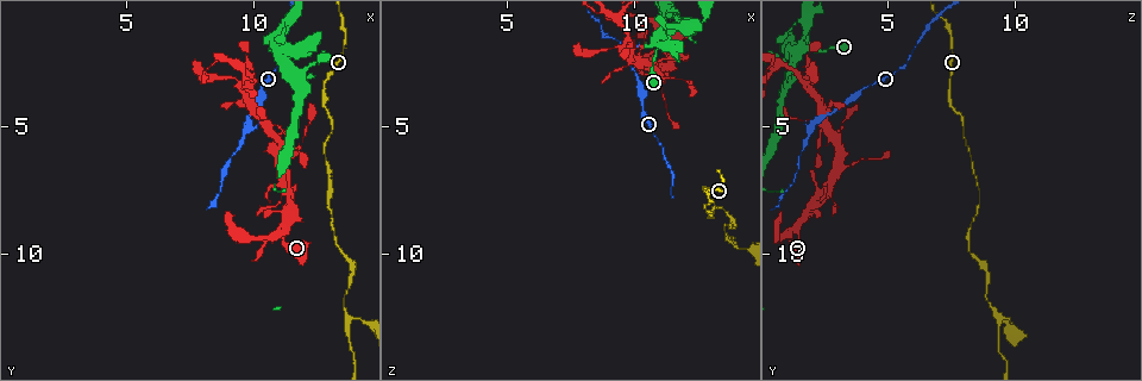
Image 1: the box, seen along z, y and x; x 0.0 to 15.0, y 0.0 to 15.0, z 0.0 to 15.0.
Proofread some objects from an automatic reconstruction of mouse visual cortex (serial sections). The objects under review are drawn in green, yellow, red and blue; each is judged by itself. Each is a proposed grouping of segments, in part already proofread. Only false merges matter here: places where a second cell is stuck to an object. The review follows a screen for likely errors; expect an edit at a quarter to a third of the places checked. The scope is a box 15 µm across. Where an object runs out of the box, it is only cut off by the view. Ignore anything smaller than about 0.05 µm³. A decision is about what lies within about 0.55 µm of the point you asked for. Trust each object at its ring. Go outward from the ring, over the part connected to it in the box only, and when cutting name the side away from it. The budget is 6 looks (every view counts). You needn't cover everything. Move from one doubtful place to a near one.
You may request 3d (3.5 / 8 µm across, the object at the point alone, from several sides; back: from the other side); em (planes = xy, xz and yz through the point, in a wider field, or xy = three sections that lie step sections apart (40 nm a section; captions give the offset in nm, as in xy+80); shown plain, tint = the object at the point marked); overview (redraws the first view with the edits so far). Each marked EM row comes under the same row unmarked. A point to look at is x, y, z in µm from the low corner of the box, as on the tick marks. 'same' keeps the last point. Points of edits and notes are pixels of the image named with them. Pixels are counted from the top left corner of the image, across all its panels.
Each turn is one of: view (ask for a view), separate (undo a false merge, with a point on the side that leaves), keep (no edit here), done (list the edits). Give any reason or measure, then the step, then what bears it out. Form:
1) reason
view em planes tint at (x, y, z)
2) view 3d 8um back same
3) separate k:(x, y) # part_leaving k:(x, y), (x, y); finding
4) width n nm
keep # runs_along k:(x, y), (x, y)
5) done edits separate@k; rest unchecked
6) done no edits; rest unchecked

thin arm on a thick one
view 3d 3.5um at (10.9, 5.9, 3.1)

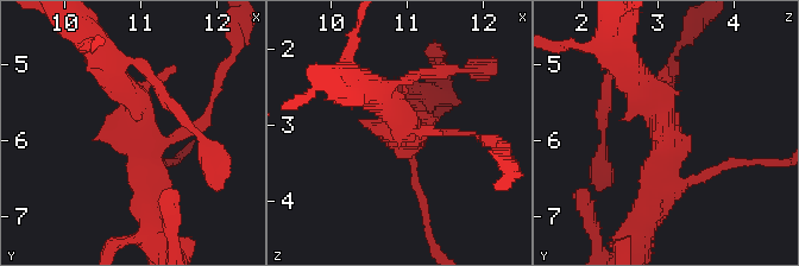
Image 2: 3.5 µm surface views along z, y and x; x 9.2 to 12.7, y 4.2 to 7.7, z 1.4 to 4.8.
view em xy step 1 tint at (11.05, 5.95, 3.10)

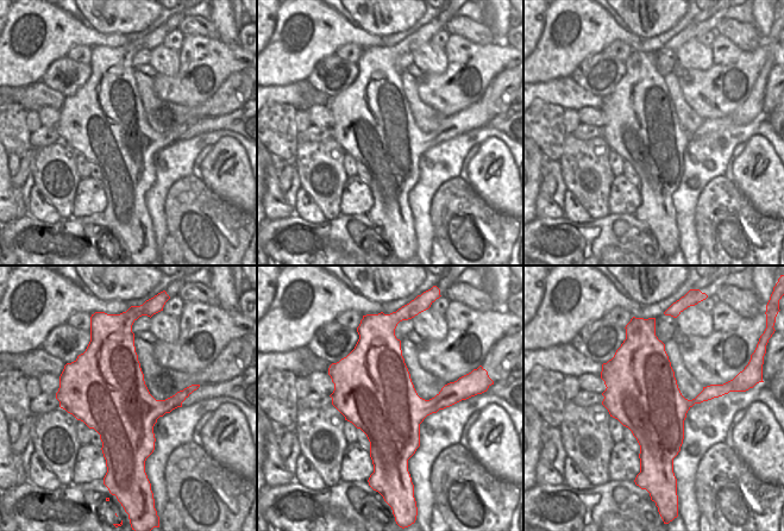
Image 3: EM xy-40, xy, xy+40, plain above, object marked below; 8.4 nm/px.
width 650 nm
keep # runs_along 2:(149, 215), (138, 106), (112, 76); one cell here

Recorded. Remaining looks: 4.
narrows sharply
view em xy step 3 tint at (11.0, 1.8, 1.7)

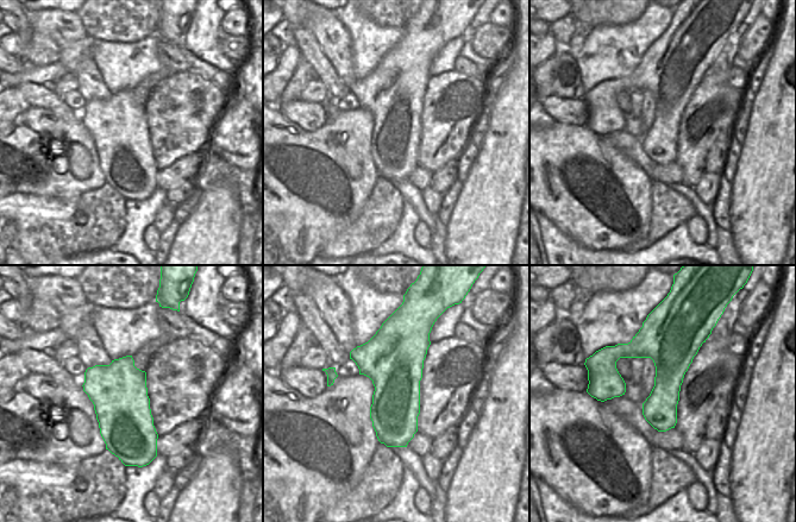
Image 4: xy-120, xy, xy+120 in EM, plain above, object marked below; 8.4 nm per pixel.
view 3d 3.5um same

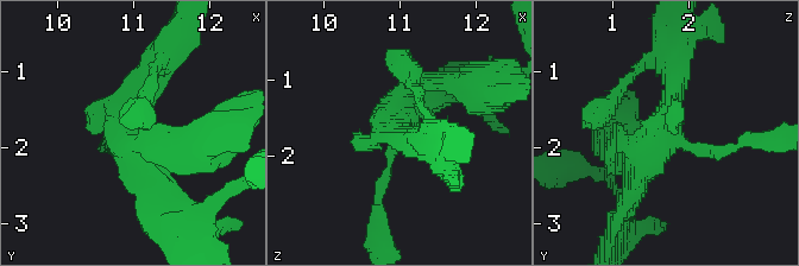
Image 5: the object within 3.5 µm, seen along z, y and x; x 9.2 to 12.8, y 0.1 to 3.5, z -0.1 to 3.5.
keep # runs_along 5:(378, 202), (396, 118), (433, 99); all the same cell

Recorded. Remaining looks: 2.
a narrow waist
view 3d 8um at (13.6, 12.3, 9.3)

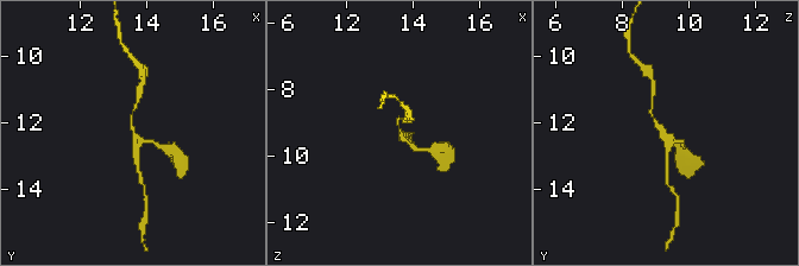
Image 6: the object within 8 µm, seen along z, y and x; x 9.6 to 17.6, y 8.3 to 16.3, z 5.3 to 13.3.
shape alone is not enough
view em xy step 1 tint at (13.7, 12.4, 9.4)

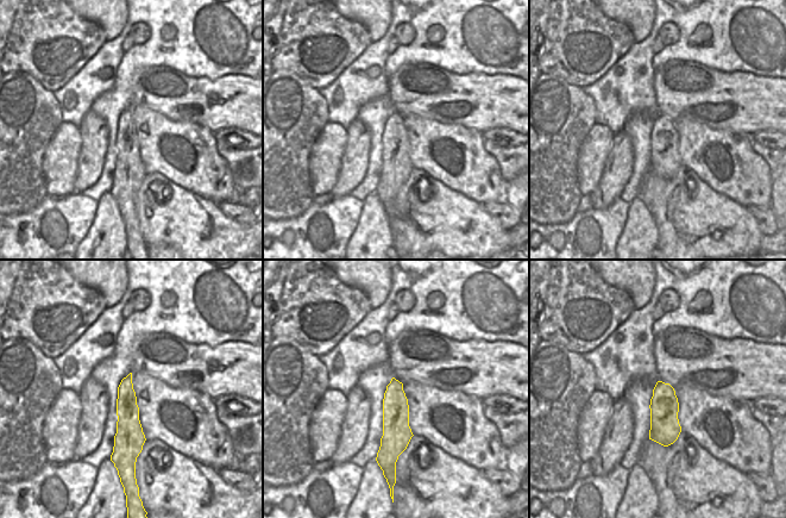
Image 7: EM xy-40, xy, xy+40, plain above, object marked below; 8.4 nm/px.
arm_widths 100, 150, 150 nm
keep # runs_along 6:(652, 107), (653, 119), (681, 146); continuous, no second cell

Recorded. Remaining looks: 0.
done no edits; rest unchecked

